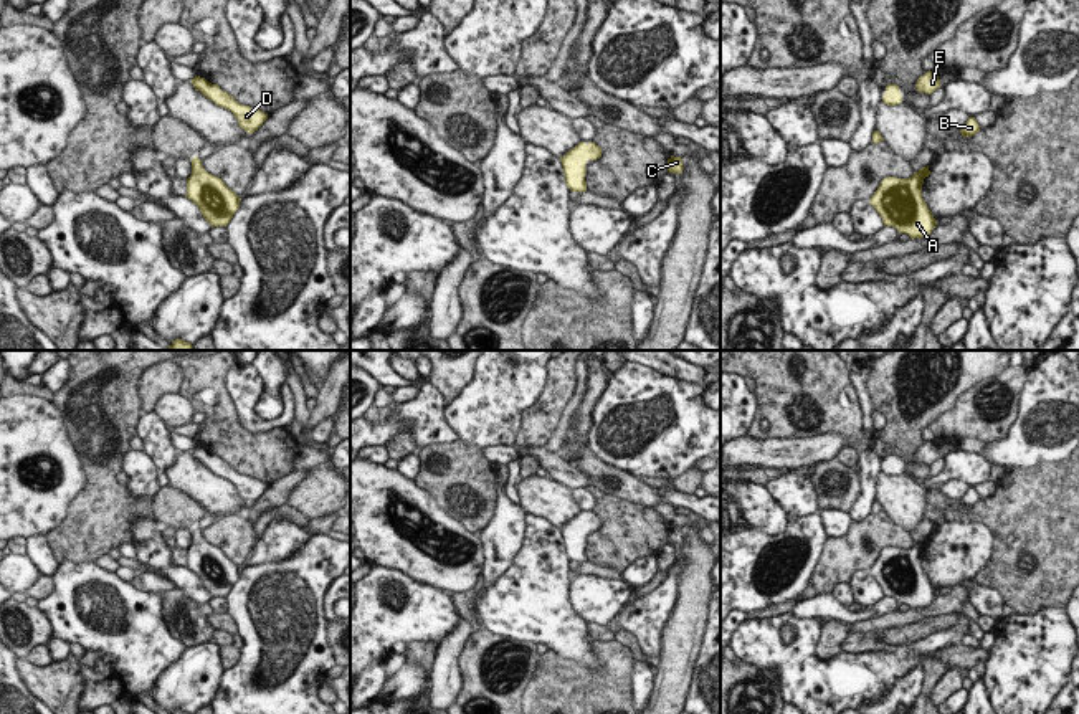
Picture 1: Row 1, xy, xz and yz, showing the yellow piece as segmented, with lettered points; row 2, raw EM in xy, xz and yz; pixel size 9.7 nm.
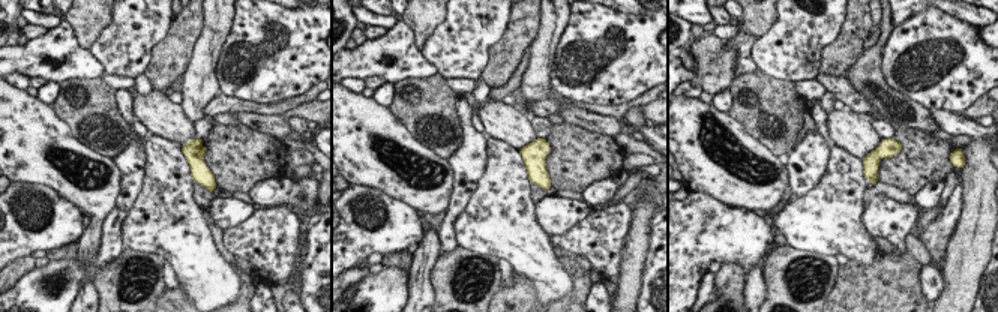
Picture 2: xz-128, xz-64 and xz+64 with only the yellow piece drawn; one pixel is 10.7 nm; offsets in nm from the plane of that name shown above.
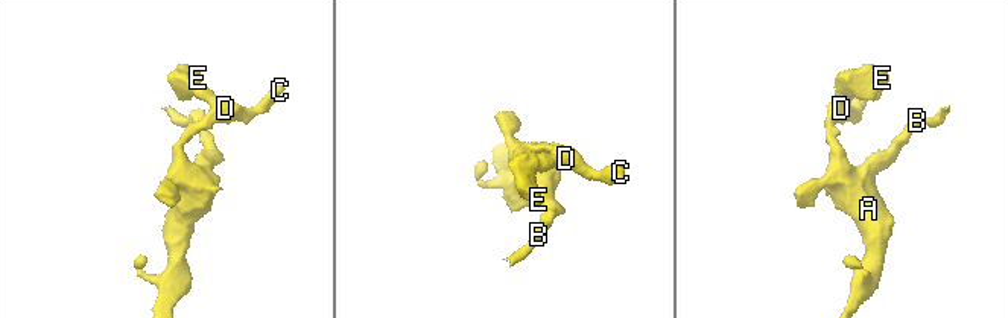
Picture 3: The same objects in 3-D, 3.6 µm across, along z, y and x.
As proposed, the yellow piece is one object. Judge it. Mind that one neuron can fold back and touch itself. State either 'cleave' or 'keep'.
keep

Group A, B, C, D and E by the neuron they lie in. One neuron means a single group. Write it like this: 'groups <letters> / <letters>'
groups A B C D E

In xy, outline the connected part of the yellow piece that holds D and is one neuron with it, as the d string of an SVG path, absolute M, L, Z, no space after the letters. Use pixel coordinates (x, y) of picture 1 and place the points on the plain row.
M195 446L190 453L197 461L200 461L216 476L231 481L233 486L238 489L240 497L250 504L258 501L263 496L263 493L268 489L268 484L264 484L263 481L240 474L226 461L221 461L218 455L212 455L205 448Z

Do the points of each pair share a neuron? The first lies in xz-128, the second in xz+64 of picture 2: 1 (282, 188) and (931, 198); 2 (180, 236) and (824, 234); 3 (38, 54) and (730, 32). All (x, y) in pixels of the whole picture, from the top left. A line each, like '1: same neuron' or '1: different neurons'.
1: same neuron
2: same neuron
3: different neurons

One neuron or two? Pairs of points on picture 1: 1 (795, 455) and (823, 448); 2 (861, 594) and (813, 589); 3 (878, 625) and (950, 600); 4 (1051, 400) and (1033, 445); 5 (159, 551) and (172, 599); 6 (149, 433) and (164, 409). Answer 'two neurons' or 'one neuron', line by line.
1: one neuron
2: two neurons
3: one neuron
4: one neuron
5: two neurons
6: two neurons

